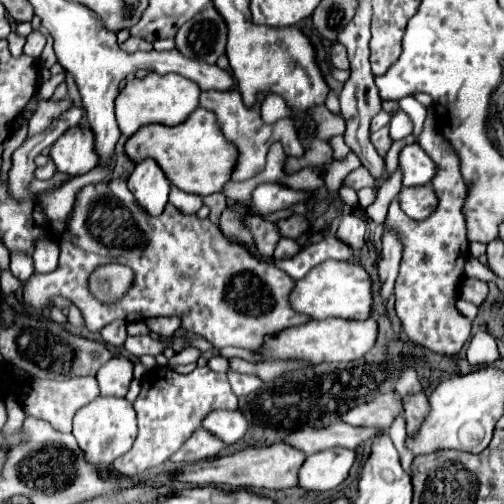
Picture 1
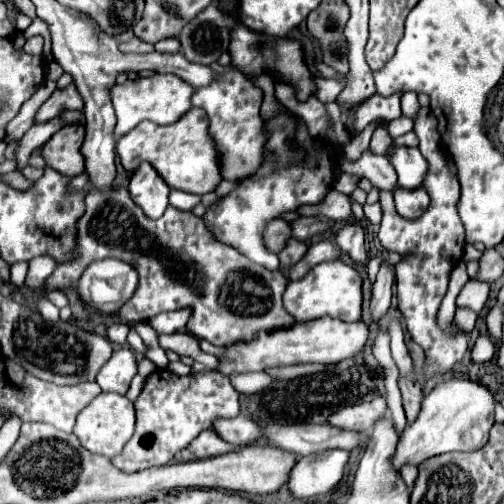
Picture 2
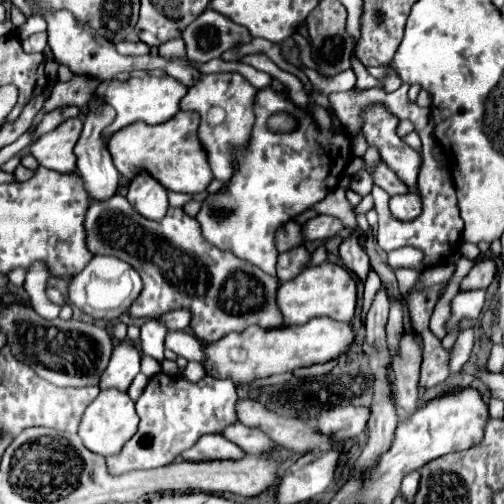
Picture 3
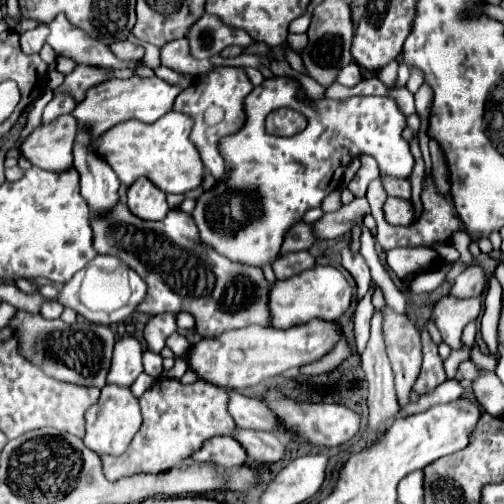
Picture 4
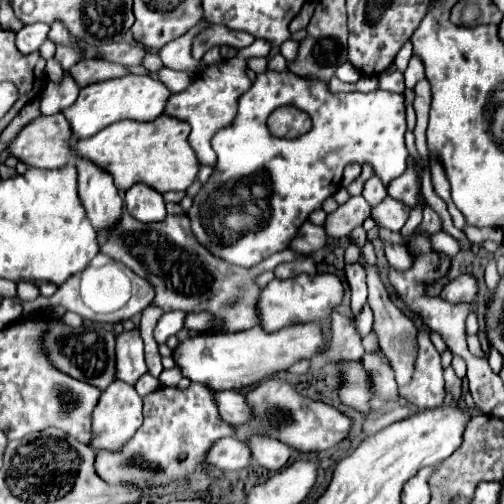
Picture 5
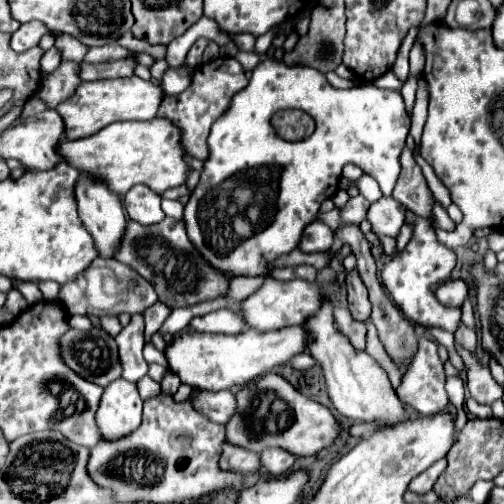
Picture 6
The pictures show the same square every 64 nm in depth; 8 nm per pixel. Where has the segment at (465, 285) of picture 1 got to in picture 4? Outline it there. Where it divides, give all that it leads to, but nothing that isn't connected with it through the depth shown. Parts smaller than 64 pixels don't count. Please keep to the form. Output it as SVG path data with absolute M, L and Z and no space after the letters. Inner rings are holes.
M449 295L436 303L432 318L436 320L436 326L450 348L460 346L460 334L468 322L478 318L482 308L481 300L481 296L460 299Z

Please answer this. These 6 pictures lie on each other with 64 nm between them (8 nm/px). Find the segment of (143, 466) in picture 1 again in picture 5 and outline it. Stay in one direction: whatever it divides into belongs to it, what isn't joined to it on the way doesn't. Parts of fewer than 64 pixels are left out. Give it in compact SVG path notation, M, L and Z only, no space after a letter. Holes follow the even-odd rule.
M190 384L180 390L176 386L160 386L160 390L144 396L146 416L140 430L120 452L100 450L96 454L96 472L108 484L130 482L136 486L166 486L172 480L190 476L196 490L204 490L210 484L210 476L204 470L206 450L222 436L234 436L234 426L220 420L216 408L216 392L206 384ZM146 466L148 478L140 478L140 468Z

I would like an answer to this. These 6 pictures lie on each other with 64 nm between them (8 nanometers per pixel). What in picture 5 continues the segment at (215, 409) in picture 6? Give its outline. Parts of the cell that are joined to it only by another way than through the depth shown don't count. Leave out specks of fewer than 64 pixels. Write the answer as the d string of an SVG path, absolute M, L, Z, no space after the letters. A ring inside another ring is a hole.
M224 390L224 392L218 392L216 396L218 400L218 408L220 408L220 416L230 422L232 426L240 426L240 424L246 424L250 420L250 404L246 400L246 396L238 390Z

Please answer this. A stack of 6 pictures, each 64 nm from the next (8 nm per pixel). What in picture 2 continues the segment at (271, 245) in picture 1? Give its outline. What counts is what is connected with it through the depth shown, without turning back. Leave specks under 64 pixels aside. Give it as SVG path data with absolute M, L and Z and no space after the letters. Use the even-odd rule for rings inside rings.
M276 218L276 220L272 220L272 224L266 224L266 228L264 228L264 246L270 252L280 252L280 248L284 248L288 238L290 238L290 228L284 220Z

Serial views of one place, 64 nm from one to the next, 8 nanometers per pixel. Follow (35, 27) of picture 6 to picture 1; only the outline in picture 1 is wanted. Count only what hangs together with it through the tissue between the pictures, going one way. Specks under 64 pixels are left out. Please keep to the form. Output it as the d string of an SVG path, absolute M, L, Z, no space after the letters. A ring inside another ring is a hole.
M32 32L26 40L26 46L24 46L24 54L26 56L32 56L32 58L40 58L42 50L44 50L44 44L46 44L46 38L40 34L40 32Z

